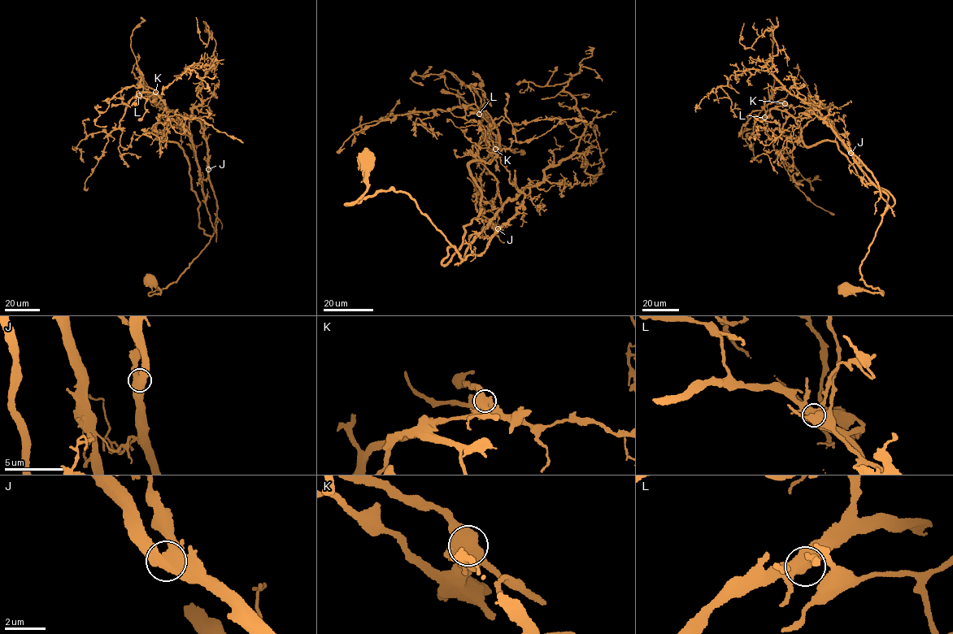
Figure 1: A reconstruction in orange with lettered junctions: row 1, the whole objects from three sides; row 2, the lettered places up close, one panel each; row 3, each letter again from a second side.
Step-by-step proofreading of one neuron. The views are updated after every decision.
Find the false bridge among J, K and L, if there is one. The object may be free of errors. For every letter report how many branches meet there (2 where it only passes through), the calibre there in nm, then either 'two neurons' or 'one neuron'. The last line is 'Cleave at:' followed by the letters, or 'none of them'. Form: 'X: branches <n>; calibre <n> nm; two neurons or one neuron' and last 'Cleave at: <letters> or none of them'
J: branches 4; calibre 550 nm; one neuron
K: branches 4; calibre 650 nm; two neurons
L: branches 4; calibre 550 nm; one neuron
Cleave at: K

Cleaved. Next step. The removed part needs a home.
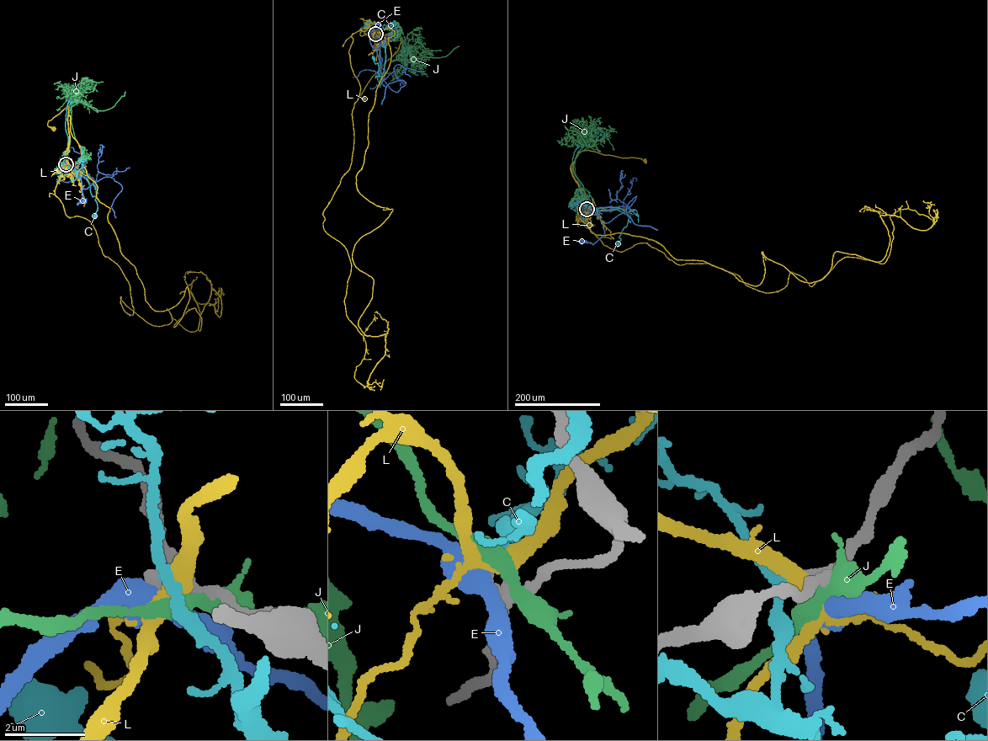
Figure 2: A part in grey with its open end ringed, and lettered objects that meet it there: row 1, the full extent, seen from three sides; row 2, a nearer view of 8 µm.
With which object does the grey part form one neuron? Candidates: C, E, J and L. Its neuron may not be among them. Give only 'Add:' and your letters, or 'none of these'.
Add: E

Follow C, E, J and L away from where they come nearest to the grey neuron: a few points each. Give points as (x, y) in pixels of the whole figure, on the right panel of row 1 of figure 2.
C: (586, 209), (597, 210), (598, 208), (616, 207), (626, 212), (627, 224), (617, 244)
E: (586, 209), (592, 208), (598, 215), (604, 233), (592, 244), (581, 242)
J: (586, 208), (592, 198), (574, 164), (585, 144), (576, 135), (588, 146), (573, 165), (585, 195), (569, 206)
L: (586, 209), (583, 206), (582, 192), (571, 171), (578, 152), (589, 150), (645, 161)

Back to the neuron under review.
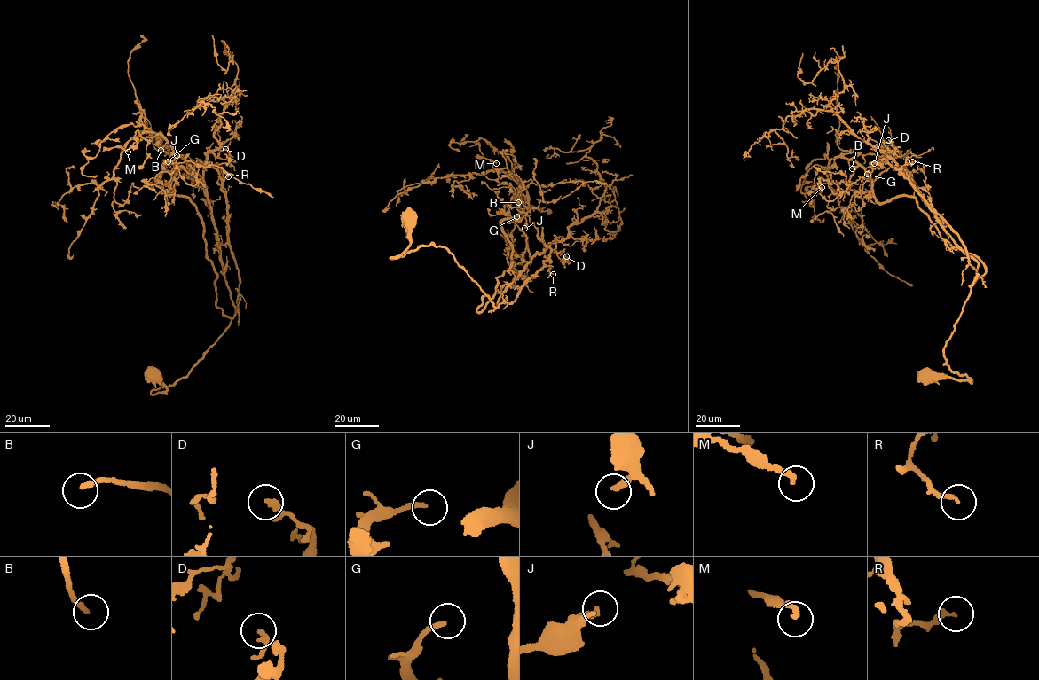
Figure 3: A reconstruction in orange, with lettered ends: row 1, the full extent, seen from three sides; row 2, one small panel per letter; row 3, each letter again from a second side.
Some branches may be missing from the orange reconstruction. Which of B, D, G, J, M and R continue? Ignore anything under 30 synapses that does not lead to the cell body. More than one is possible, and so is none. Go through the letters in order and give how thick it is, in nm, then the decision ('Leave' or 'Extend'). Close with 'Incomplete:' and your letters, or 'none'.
B: Thickness 220 nm. Extend
D: Thickness 140 nm. Leave
G: Thickness 200 nm. Leave
J: Thickness 240 nm. Leave
M: Thickness 240 nm. Leave
R: Thickness 200 nm. Leave
Incomplete: B

